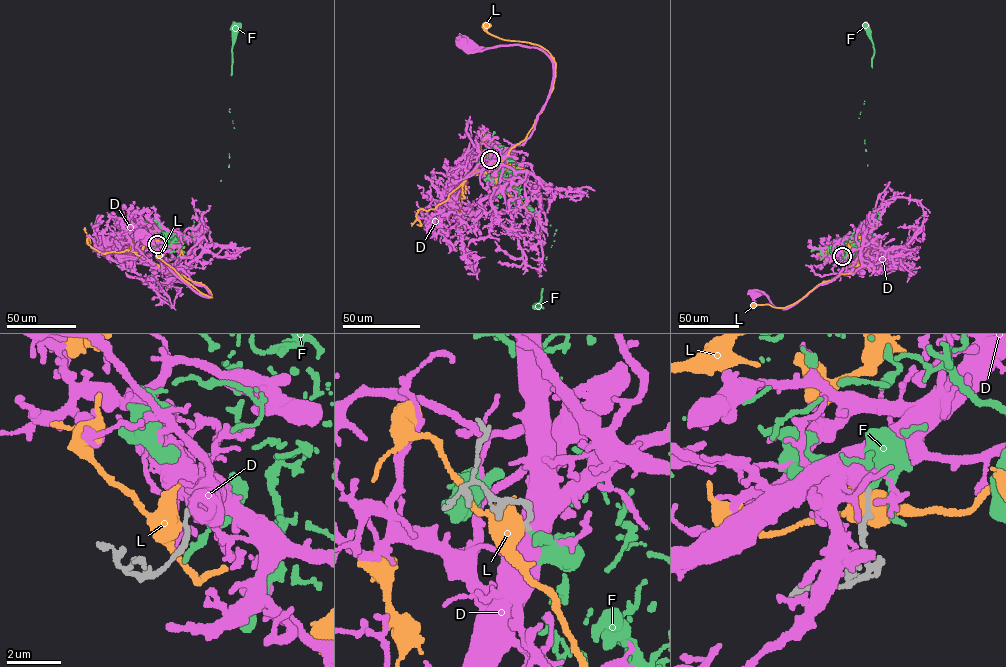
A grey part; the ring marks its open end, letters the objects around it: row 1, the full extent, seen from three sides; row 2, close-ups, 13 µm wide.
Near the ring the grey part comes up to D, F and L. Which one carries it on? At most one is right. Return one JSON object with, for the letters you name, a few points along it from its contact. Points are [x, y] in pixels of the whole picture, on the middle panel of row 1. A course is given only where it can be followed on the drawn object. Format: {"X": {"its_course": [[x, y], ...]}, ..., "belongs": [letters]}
{"D": {"its_course": [[490, 159], [492, 197], [499, 160], [533, 130], [553, 65], [532, 47], [473, 52], [461, 43]]}, "belongs": ["D"]}

